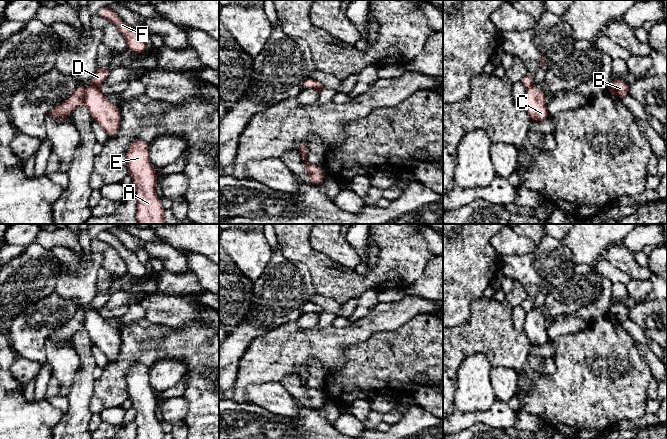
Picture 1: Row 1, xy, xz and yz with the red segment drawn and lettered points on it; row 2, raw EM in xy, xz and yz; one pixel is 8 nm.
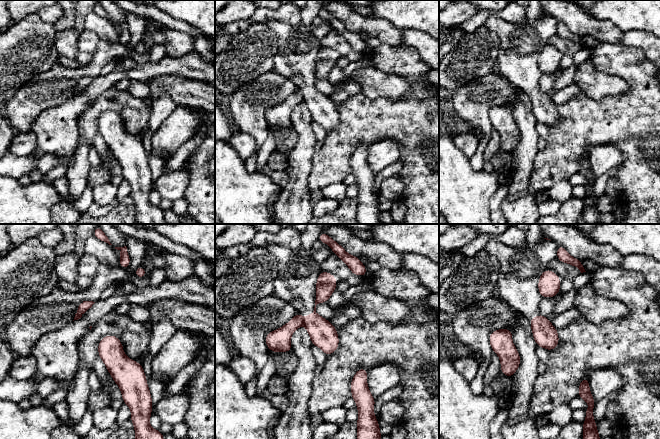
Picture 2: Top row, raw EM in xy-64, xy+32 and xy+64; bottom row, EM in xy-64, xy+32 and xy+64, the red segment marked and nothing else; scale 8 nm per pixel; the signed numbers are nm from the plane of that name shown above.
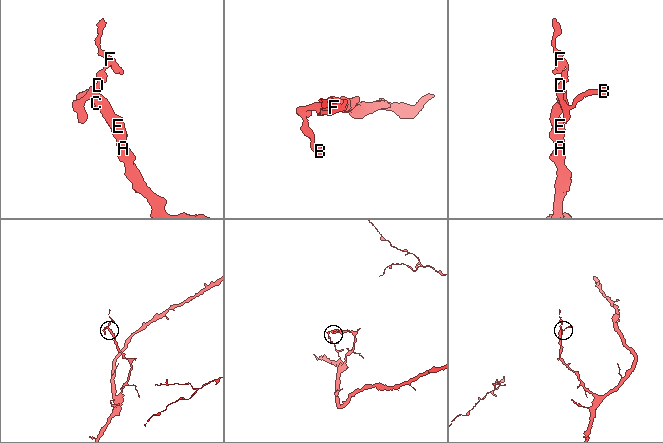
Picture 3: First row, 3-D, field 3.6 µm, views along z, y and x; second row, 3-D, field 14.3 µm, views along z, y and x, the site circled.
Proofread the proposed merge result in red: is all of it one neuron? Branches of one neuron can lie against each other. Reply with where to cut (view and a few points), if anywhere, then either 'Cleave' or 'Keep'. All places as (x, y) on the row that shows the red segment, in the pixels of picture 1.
Split along xy (85, 90), (82, 102). Cleave

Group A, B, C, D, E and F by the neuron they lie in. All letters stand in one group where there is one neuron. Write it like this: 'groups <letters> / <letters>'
groups A C E / B D F

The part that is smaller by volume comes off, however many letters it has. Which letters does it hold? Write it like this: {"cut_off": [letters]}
{"cut_off": ["B", "D", "F"]}

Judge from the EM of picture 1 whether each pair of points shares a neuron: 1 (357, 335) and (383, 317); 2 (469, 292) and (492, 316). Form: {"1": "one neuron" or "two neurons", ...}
{"1": "one neuron", "2": "two neurons"}

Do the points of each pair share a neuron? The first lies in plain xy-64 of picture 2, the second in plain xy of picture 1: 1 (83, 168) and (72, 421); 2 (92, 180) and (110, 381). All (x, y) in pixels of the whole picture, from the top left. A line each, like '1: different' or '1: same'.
1: same
2: same

